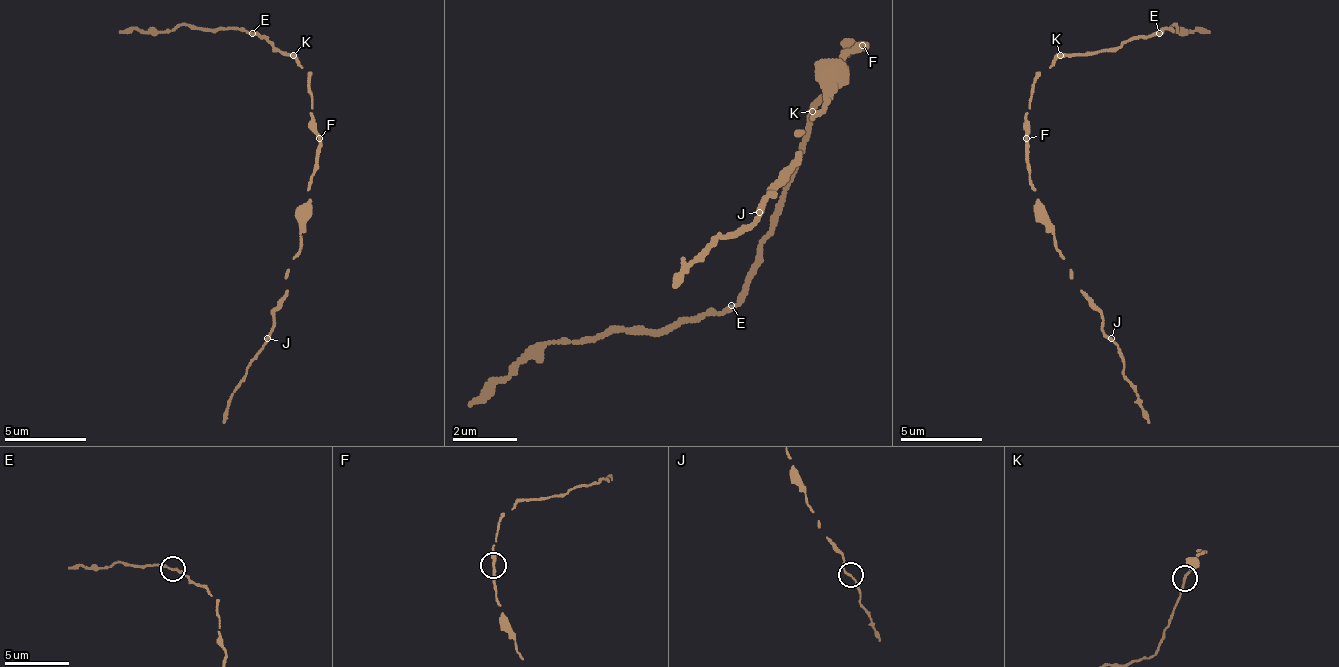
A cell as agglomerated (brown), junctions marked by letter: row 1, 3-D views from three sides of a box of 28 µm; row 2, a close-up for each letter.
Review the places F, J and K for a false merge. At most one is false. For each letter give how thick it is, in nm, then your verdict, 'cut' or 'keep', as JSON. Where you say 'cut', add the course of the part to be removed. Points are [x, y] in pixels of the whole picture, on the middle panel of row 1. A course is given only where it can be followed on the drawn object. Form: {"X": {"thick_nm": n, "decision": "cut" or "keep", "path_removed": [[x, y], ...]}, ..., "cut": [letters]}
{"F": {"thick_nm": 240, "decision": "keep"}, "J": {"thick_nm": 130, "decision": "keep"}, "K": {"thick_nm": 240, "decision": "keep"}, "cut": []}

